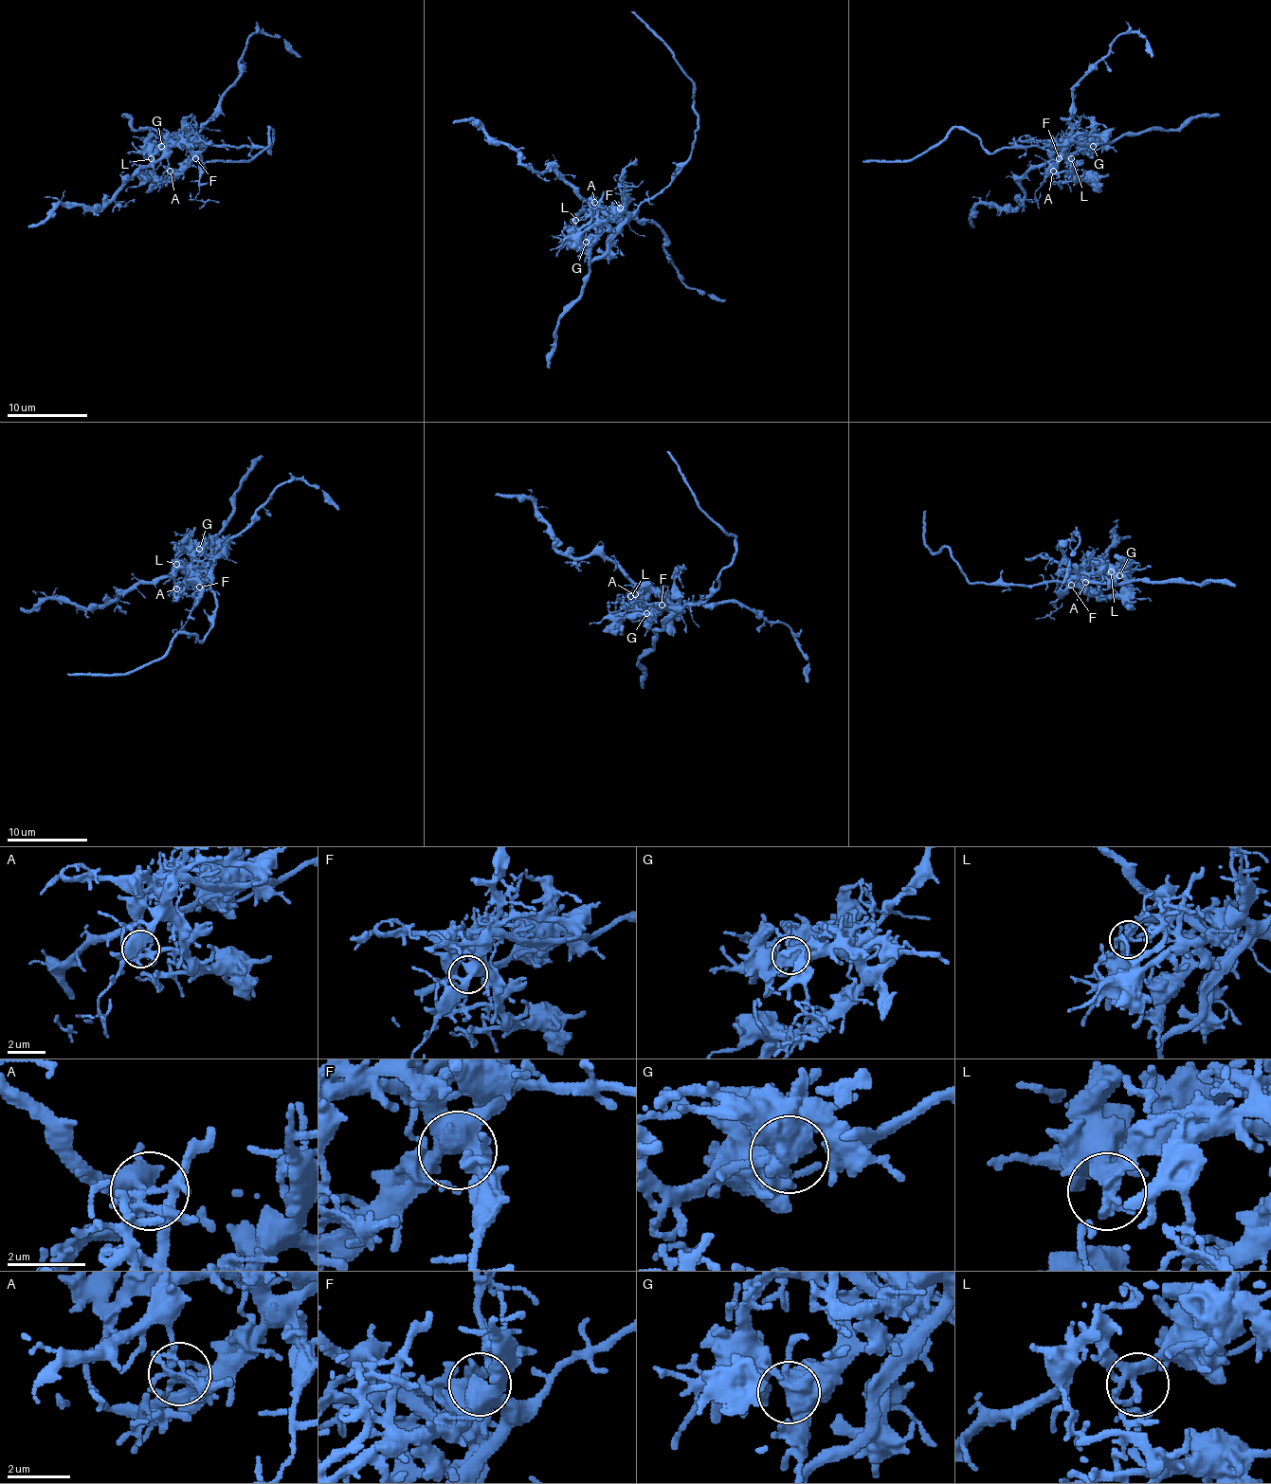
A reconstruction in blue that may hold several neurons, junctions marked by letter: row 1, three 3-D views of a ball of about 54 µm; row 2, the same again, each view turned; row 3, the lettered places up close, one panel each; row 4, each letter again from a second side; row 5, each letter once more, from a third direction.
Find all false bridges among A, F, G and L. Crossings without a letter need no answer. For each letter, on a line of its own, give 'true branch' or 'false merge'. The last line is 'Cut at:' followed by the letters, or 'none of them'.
A: false merge
F: true branch
G: true branch
L: true branch
Cut at: A

